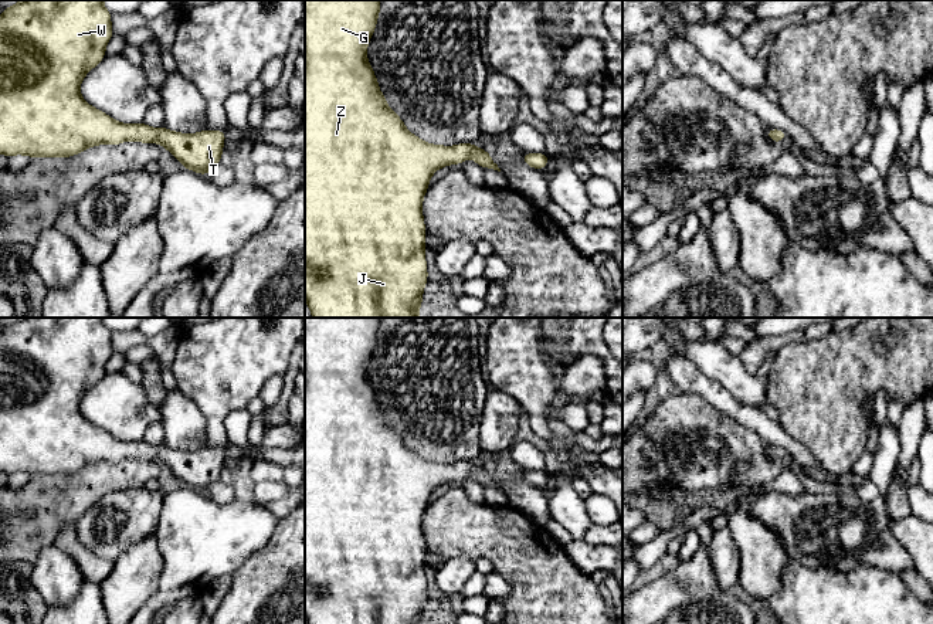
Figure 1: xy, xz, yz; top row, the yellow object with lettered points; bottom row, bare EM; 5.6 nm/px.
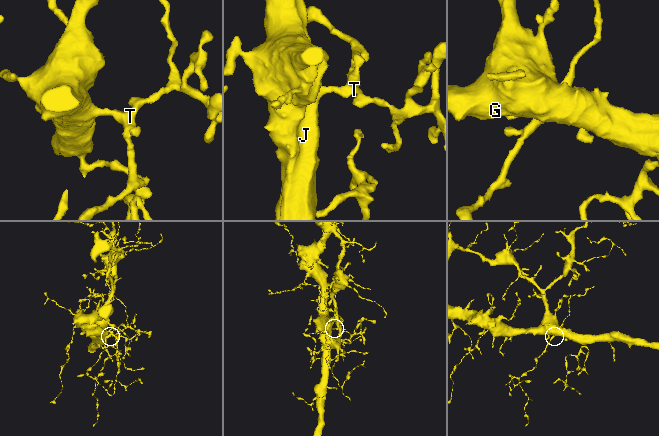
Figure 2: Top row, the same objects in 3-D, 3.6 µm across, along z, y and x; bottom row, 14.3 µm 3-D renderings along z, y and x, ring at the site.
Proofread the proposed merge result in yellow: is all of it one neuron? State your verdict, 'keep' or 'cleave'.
keep

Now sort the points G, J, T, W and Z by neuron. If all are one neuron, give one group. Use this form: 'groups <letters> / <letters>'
groups G J T W Z

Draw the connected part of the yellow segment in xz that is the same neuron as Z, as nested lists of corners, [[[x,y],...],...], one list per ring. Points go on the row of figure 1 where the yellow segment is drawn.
[[[305,0],[305,302],[312,318],[418,318],[428,279],[424,257],[425,224],[423,199],[431,176],[442,166],[464,163],[469,156],[484,169],[501,172],[491,155],[474,143],[431,145],[413,135],[403,119],[389,109],[367,61],[367,44],[376,30],[380,0]]]

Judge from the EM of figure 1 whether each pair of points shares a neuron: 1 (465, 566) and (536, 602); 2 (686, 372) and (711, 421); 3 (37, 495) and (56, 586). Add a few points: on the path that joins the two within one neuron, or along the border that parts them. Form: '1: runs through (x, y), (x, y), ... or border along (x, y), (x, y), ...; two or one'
1: border along (472, 560), (451, 558), (445, 562); two
2: border along (682, 392), (698, 394), (726, 413); two
3: border along (53, 543), (47, 545), (33, 563); two

